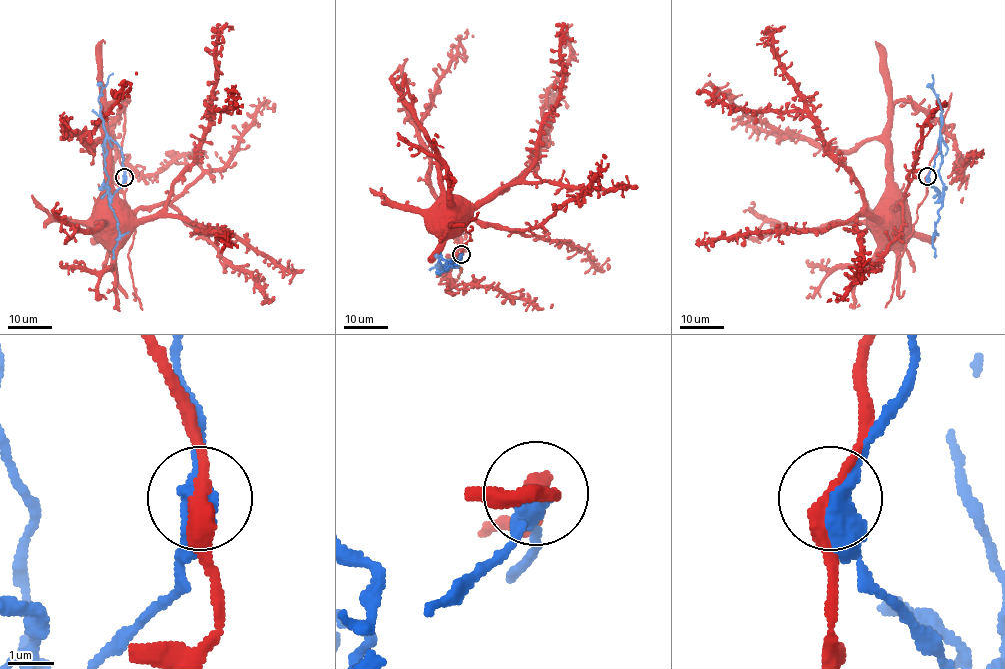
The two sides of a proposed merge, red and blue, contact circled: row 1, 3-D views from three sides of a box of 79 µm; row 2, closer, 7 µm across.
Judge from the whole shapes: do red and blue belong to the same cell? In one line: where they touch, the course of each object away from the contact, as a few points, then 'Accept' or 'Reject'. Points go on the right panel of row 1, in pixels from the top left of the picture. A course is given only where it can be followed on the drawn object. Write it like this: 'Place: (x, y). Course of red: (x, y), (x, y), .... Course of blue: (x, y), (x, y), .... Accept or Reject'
Place: (927, 176). Course of red: (926, 177), (942, 121), (897, 101), (889, 112), (892, 182), (907, 203), (907, 227), (896, 236). Course of blue: (926, 177), (941, 148), (942, 113), (932, 87), (933, 75). Reject

